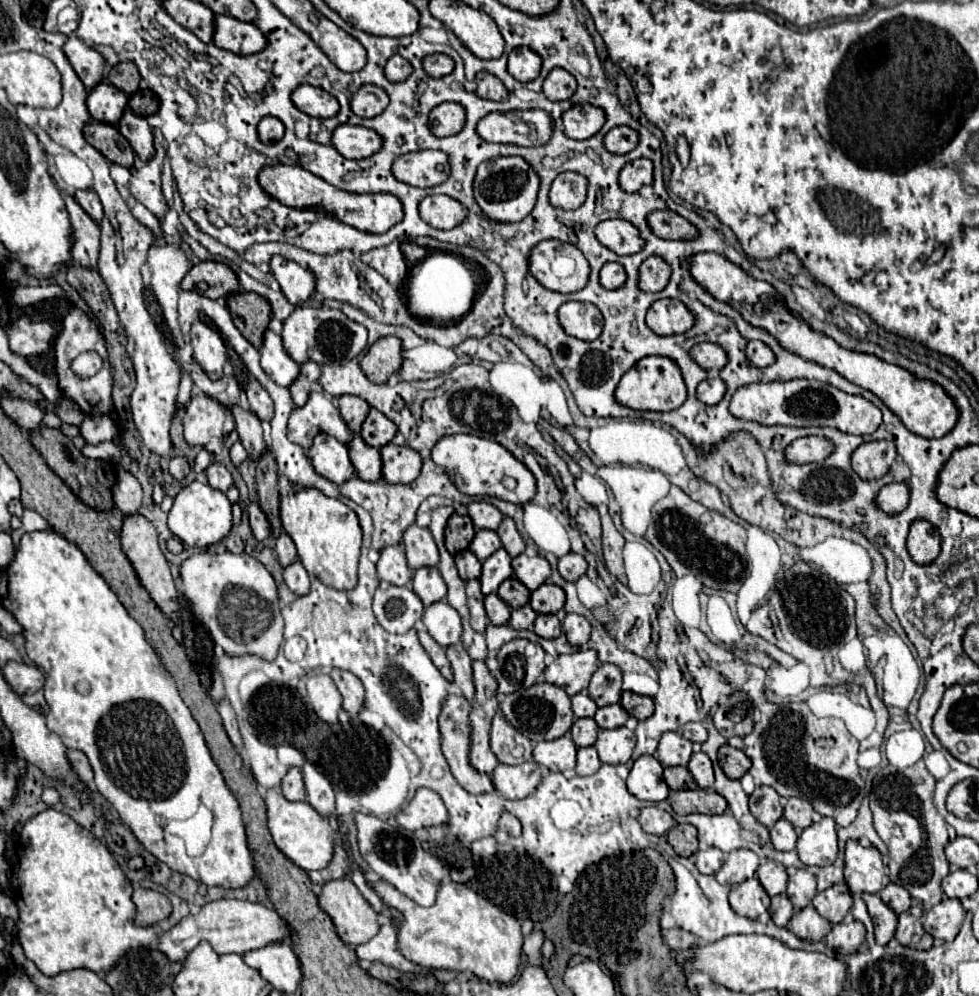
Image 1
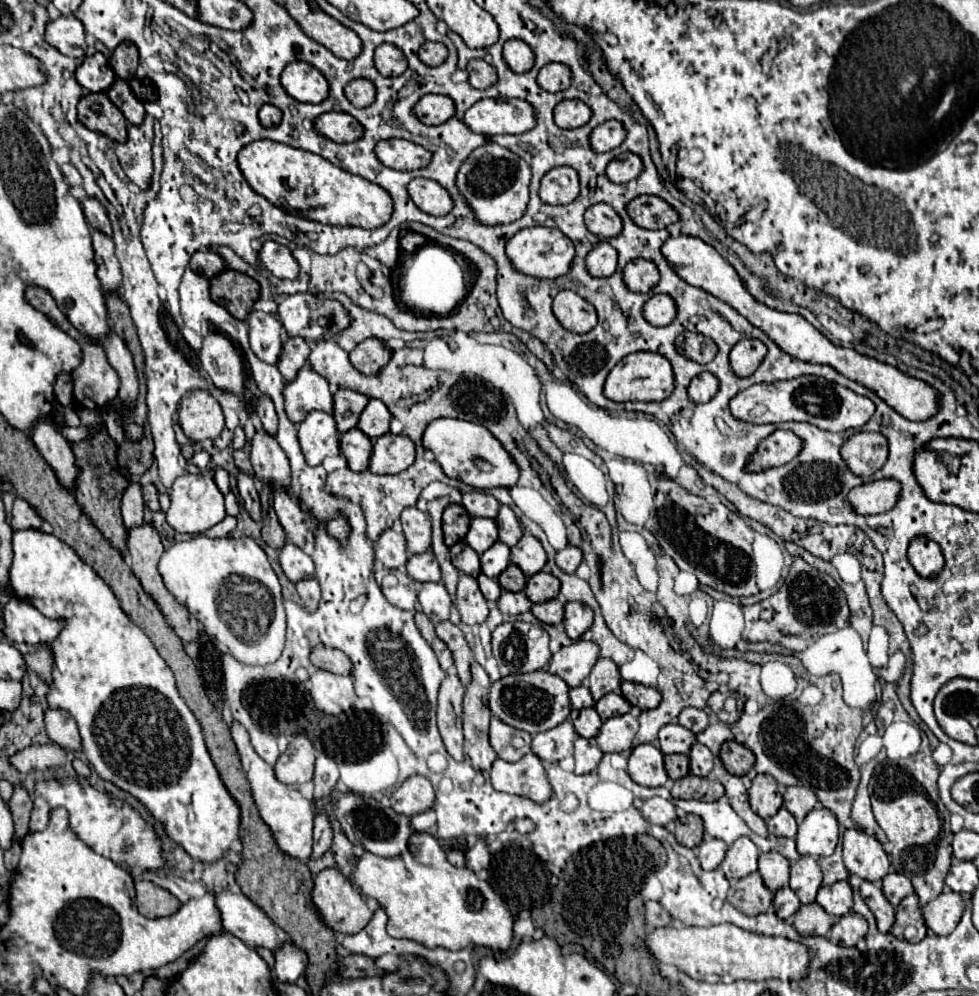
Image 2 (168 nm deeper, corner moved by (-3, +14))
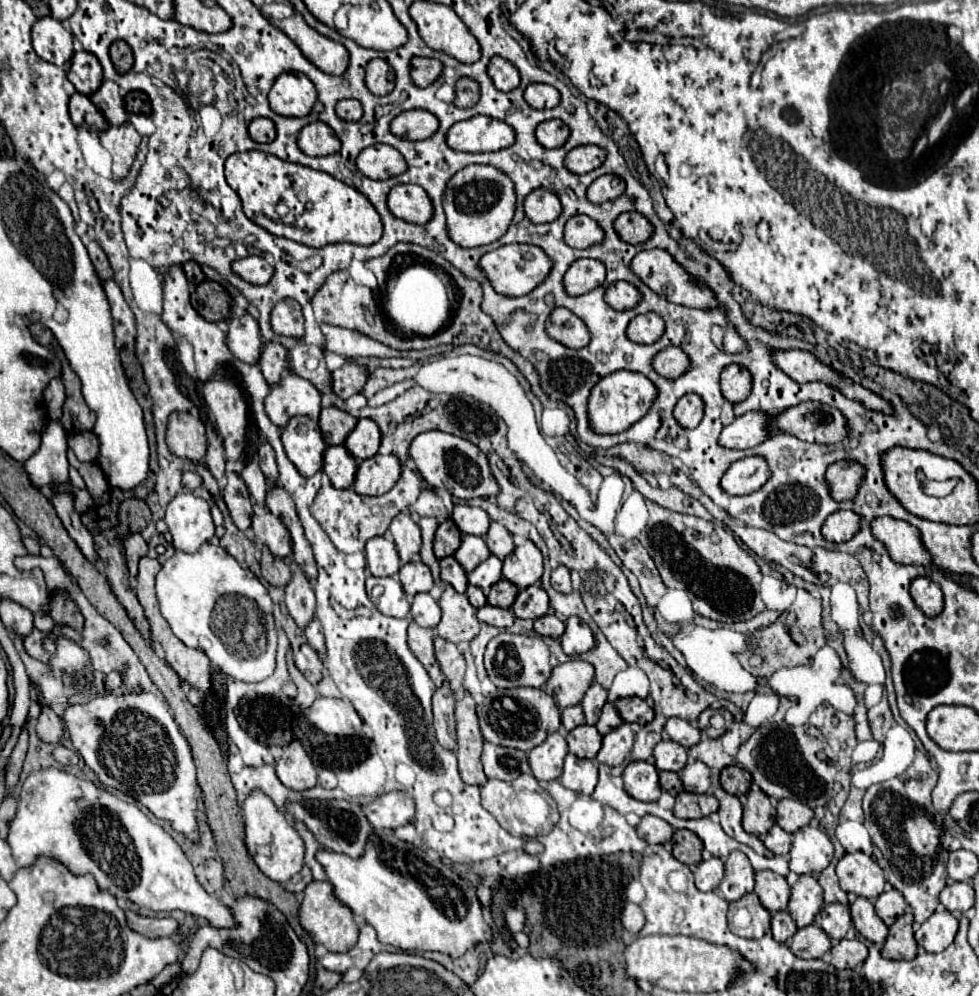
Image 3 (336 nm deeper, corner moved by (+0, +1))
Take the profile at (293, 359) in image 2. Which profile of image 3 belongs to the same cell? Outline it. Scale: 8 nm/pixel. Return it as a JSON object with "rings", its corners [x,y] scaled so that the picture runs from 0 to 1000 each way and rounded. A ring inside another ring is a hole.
{"rings":[[[272,343],[266,357],[266,371],[274,386],[286,386],[288,376],[294,371],[294,351],[286,343]]]}

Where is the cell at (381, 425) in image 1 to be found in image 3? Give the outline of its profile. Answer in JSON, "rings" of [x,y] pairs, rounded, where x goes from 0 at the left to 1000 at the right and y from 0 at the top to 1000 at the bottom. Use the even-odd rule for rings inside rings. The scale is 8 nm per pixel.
{"rings":[[[368,420],[364,430],[360,432],[360,438],[353,440],[351,448],[358,452],[358,456],[370,464],[374,460],[380,460],[388,450],[388,430],[380,420]]]}

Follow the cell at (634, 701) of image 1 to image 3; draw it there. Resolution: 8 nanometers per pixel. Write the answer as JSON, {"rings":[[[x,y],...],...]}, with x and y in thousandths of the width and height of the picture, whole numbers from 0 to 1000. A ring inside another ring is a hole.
{"rings":[[[631,701],[627,705],[629,713],[639,725],[652,725],[652,727],[662,727],[668,723],[668,713],[662,707],[662,703],[656,701]]]}

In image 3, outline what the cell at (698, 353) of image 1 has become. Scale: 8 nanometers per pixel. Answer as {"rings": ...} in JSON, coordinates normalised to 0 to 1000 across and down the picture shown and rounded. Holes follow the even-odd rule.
{"rings":[[[682,347],[680,351],[672,353],[668,359],[668,371],[678,380],[693,380],[701,371],[705,371],[707,363],[703,355],[693,347]]]}

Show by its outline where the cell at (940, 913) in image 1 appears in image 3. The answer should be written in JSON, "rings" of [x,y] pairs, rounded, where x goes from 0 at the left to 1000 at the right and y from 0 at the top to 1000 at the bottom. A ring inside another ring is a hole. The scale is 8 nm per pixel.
{"rings":[[[958,912],[936,934],[936,946],[948,956],[962,956],[972,948],[977,936],[979,936],[979,922],[966,912]]]}

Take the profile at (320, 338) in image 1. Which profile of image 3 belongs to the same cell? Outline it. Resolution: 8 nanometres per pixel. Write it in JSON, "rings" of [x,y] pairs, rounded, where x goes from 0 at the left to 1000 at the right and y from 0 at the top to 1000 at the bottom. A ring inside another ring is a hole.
{"rings":[[[292,299],[280,307],[278,317],[276,317],[276,325],[278,325],[278,331],[286,337],[304,339],[304,341],[311,339],[308,307],[298,299]]]}

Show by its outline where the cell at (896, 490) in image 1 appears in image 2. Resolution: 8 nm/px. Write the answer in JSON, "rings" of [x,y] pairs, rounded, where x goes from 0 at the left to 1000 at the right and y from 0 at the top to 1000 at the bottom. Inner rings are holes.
{"rings":[[[912,481],[882,485],[867,493],[867,507],[871,507],[871,513],[879,517],[902,515],[916,505],[918,493],[920,493],[920,487]]]}

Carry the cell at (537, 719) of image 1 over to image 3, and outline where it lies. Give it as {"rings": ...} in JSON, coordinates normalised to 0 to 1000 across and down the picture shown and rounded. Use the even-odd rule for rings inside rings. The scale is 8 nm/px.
{"rings":[[[521,691],[521,693],[507,693],[505,697],[496,699],[488,707],[488,723],[492,731],[492,739],[498,745],[529,751],[541,755],[545,749],[554,747],[560,737],[570,735],[572,731],[572,709],[568,703],[552,691]]]}

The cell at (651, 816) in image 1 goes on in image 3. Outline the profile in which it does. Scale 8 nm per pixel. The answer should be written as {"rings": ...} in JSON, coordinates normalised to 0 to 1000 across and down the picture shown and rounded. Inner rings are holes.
{"rings":[[[662,817],[662,819],[658,819],[654,823],[654,827],[650,829],[650,835],[662,847],[678,847],[688,837],[686,835],[686,829],[680,823],[676,823],[672,819],[666,819],[666,817]]]}

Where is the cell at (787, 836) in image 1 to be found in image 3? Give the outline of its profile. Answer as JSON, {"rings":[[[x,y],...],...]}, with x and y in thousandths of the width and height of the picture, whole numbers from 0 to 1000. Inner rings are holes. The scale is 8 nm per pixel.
{"rings":[[[791,827],[787,831],[787,835],[778,841],[780,849],[784,853],[789,853],[791,857],[799,857],[803,859],[807,855],[807,849],[809,849],[809,837],[805,837],[803,833],[799,833],[795,827]]]}

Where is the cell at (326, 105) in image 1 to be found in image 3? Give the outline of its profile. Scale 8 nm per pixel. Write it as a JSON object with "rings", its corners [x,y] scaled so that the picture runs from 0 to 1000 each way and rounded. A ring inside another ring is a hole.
{"rings":[[[290,72],[276,90],[276,108],[288,116],[315,116],[325,100],[325,92],[317,78],[308,72]]]}

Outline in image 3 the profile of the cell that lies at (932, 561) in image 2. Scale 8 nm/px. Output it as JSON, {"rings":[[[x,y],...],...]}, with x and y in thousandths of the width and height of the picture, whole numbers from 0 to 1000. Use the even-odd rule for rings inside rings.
{"rings":[[[936,578],[930,586],[930,596],[936,604],[936,608],[946,616],[946,618],[956,618],[960,616],[964,602],[962,602],[962,592],[958,586],[954,586],[948,578]]]}

